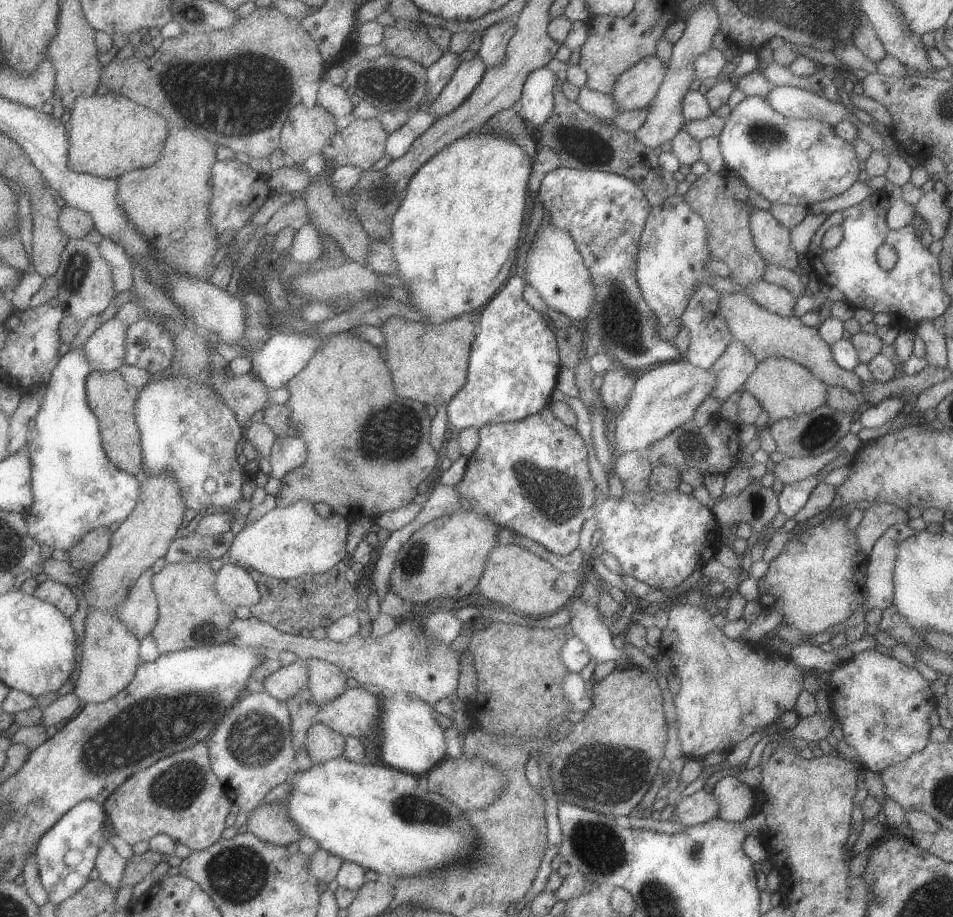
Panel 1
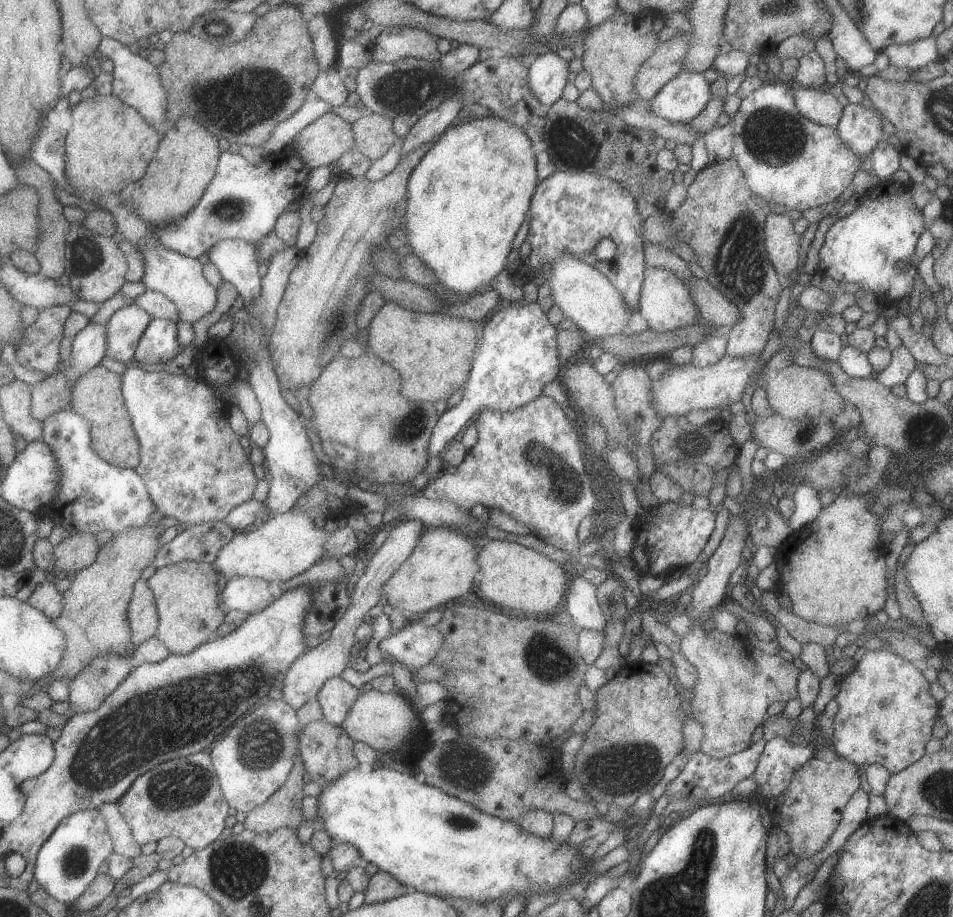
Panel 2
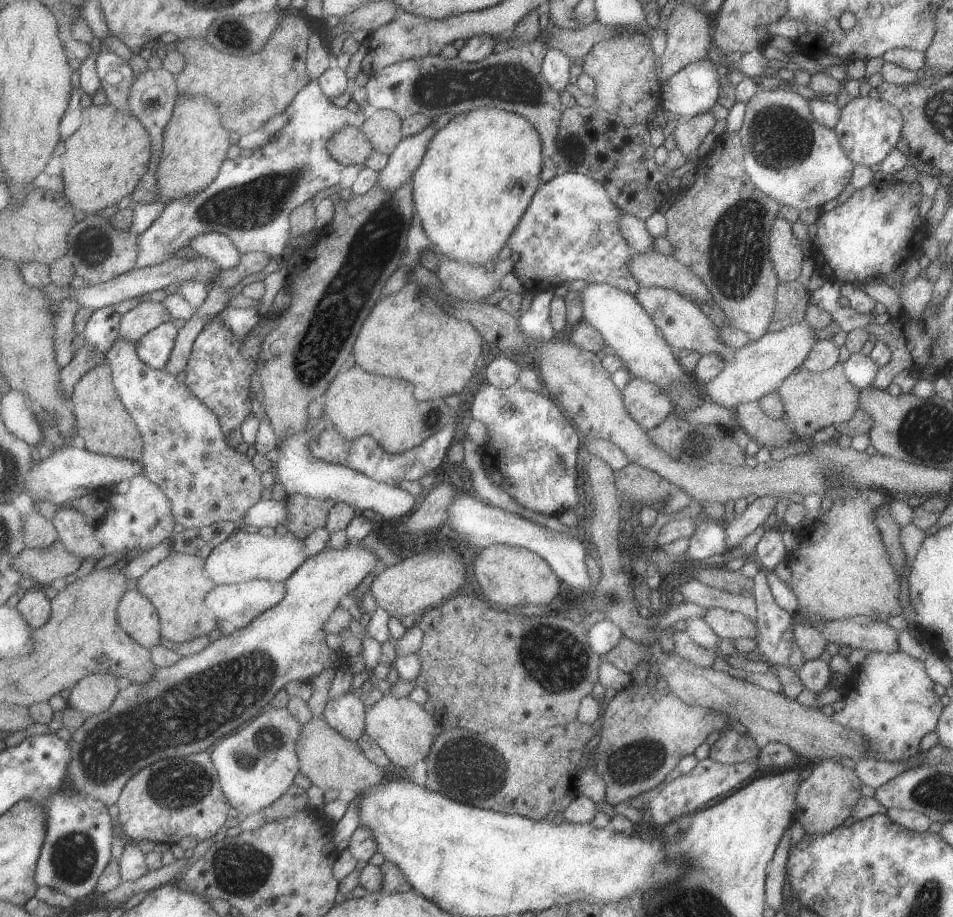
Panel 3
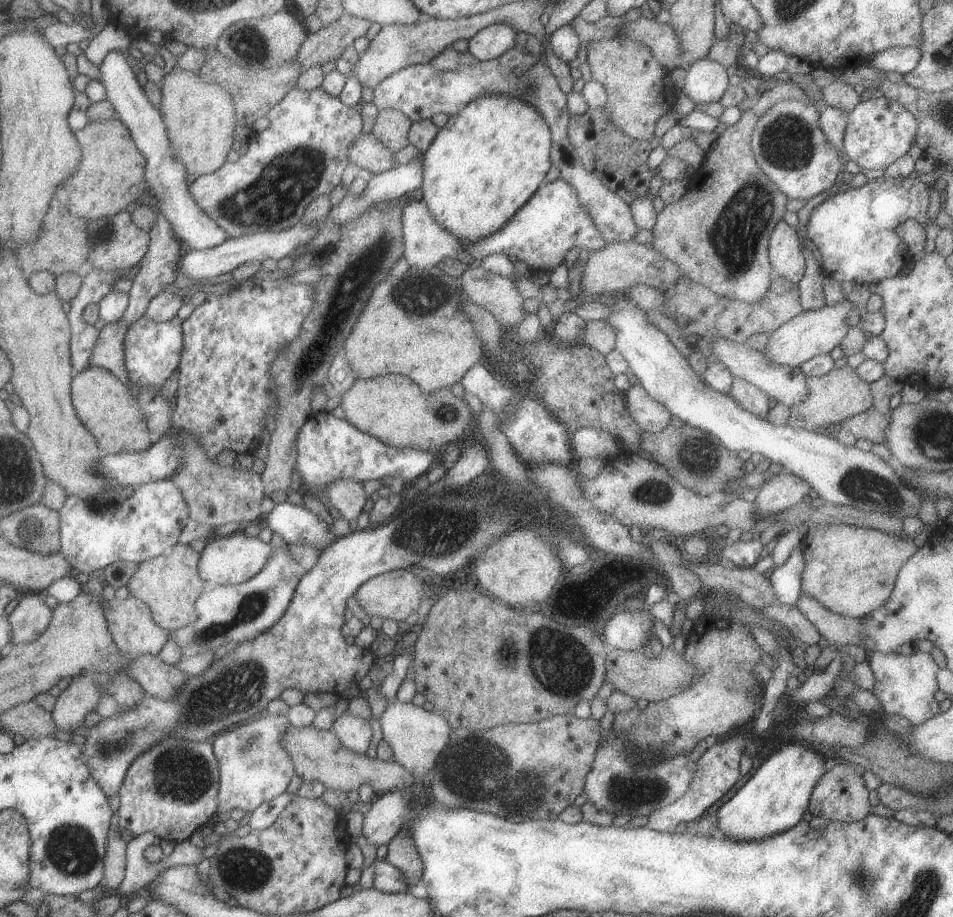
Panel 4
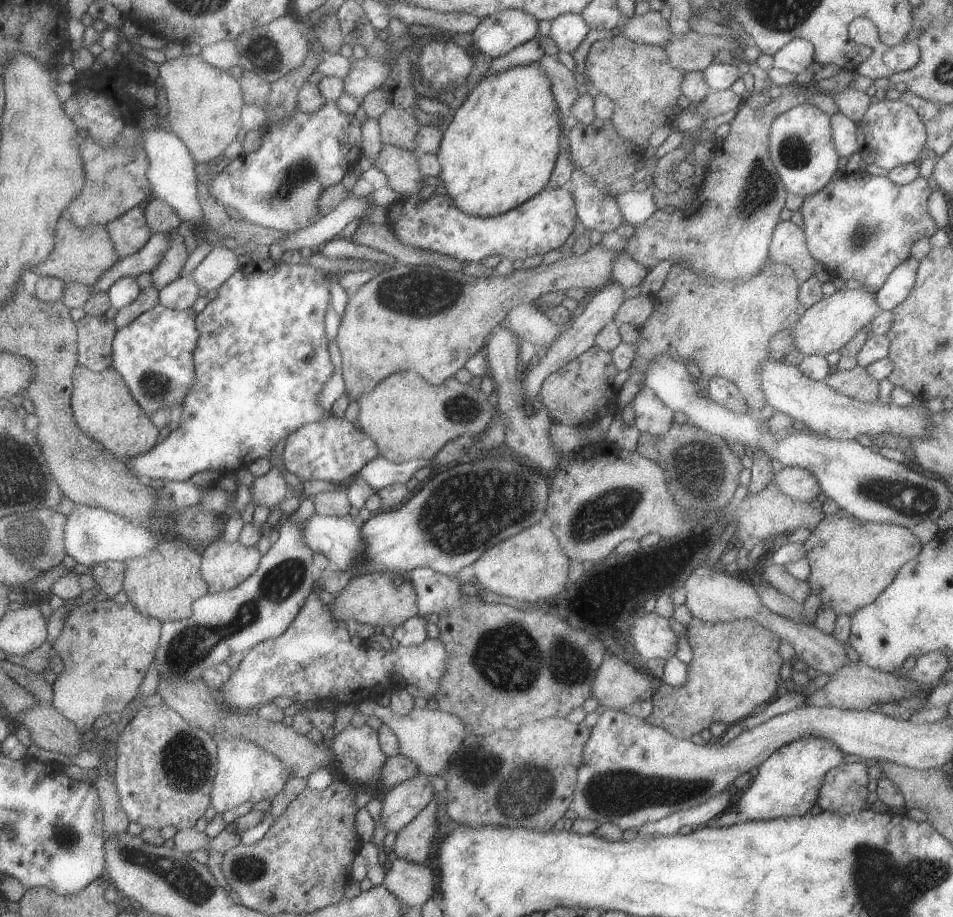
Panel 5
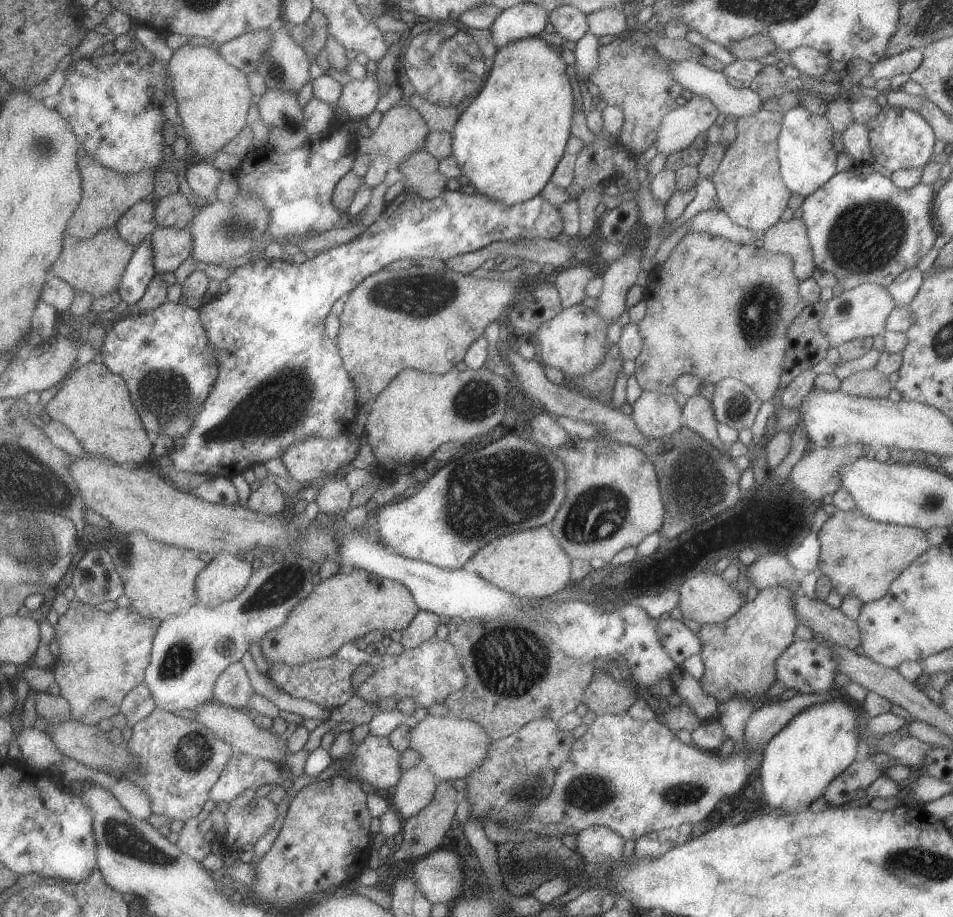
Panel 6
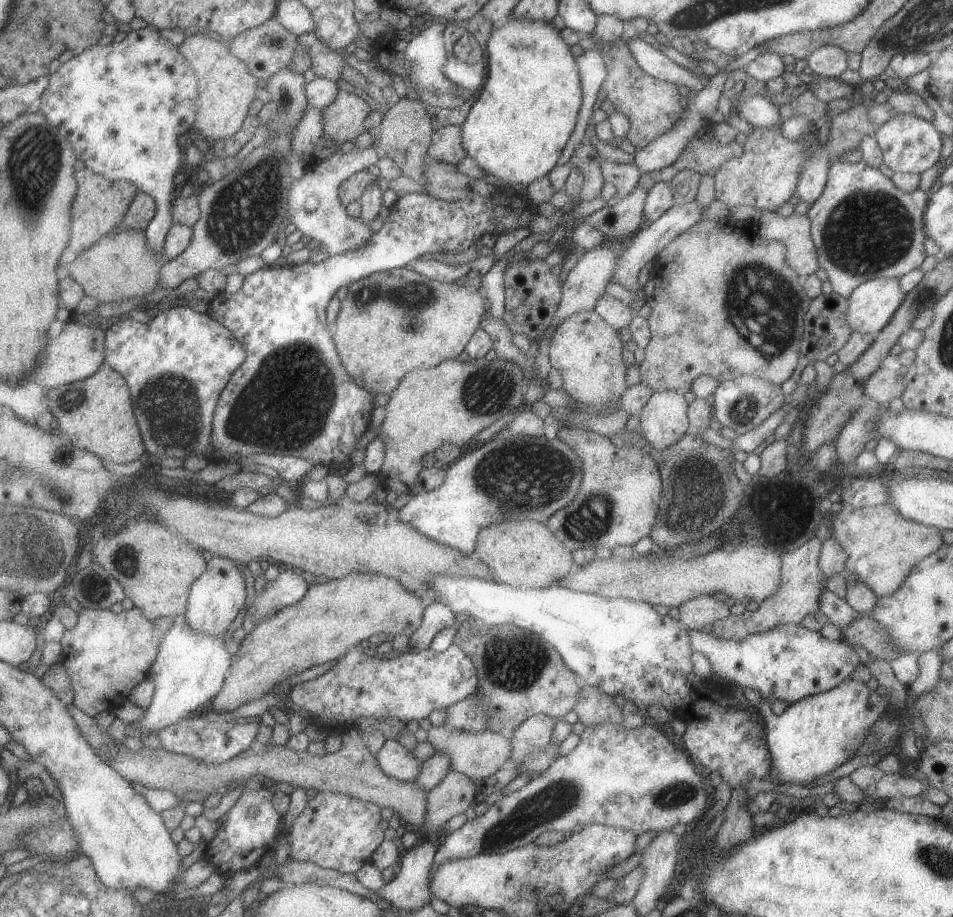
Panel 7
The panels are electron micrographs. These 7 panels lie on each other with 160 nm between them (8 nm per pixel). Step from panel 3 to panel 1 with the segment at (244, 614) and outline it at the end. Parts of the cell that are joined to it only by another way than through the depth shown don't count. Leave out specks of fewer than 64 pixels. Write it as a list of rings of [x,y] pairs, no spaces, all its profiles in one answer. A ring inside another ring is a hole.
[[[223,564],[216,573],[215,592],[219,598],[230,607],[255,606],[260,600],[257,583],[244,568]]]

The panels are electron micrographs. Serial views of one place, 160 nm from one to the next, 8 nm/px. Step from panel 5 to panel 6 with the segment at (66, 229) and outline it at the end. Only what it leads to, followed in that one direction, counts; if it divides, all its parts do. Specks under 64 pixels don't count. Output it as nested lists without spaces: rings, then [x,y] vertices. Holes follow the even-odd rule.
[[[115,226],[96,232],[91,239],[80,241],[65,238],[58,259],[49,267],[46,278],[56,276],[70,284],[75,291],[101,298],[118,290],[120,276],[135,250],[118,232]]]

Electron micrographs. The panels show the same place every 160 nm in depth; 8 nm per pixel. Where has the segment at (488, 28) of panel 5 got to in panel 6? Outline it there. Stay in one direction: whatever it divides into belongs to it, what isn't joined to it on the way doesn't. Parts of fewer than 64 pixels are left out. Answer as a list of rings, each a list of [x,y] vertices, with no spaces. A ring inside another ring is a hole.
[[[529,2],[503,9],[489,26],[491,43],[499,50],[501,46],[511,44],[515,40],[539,37],[548,19],[547,12],[541,6]]]

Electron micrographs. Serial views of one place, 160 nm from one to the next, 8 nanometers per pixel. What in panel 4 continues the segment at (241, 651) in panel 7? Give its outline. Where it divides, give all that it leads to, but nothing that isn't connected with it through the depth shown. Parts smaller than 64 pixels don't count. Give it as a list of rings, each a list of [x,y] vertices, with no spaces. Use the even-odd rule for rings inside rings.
[[[398,569],[385,572],[363,582],[354,597],[359,601],[363,612],[370,616],[379,616],[381,619],[405,621],[405,618],[419,610],[419,603],[426,598],[429,590],[423,588],[425,584],[417,580],[409,569]]]

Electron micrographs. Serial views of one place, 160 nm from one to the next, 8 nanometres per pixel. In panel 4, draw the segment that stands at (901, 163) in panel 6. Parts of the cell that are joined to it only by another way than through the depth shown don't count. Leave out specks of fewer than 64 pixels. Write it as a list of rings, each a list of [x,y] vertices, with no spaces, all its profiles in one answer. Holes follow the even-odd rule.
[[[869,98],[857,102],[847,112],[847,126],[843,130],[841,146],[847,162],[851,161],[861,169],[884,170],[891,162],[906,154],[917,133],[915,118],[903,109],[895,100],[887,98]]]

